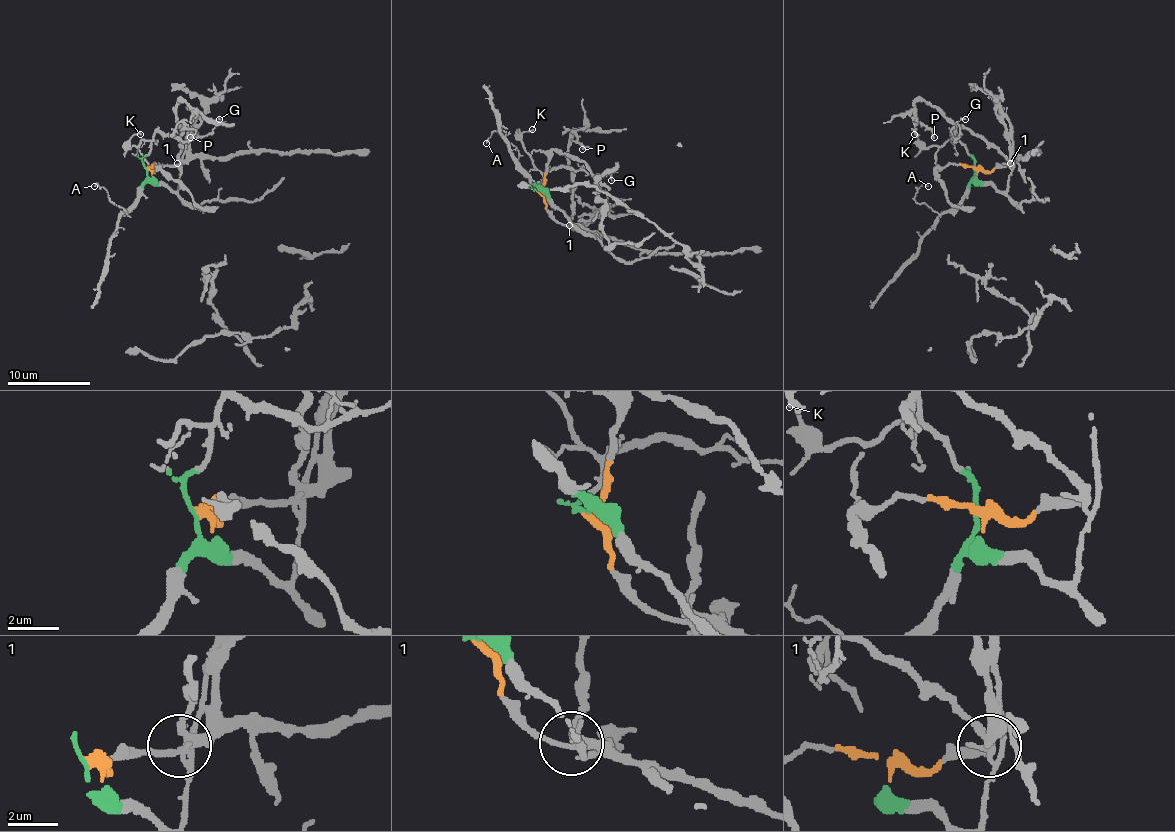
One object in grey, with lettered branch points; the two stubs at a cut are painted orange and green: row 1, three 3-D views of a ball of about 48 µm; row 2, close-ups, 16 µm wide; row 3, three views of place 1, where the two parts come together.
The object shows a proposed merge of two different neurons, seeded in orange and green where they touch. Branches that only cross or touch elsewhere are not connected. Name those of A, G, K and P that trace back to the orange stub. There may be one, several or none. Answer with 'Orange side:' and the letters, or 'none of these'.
Orange side: P

